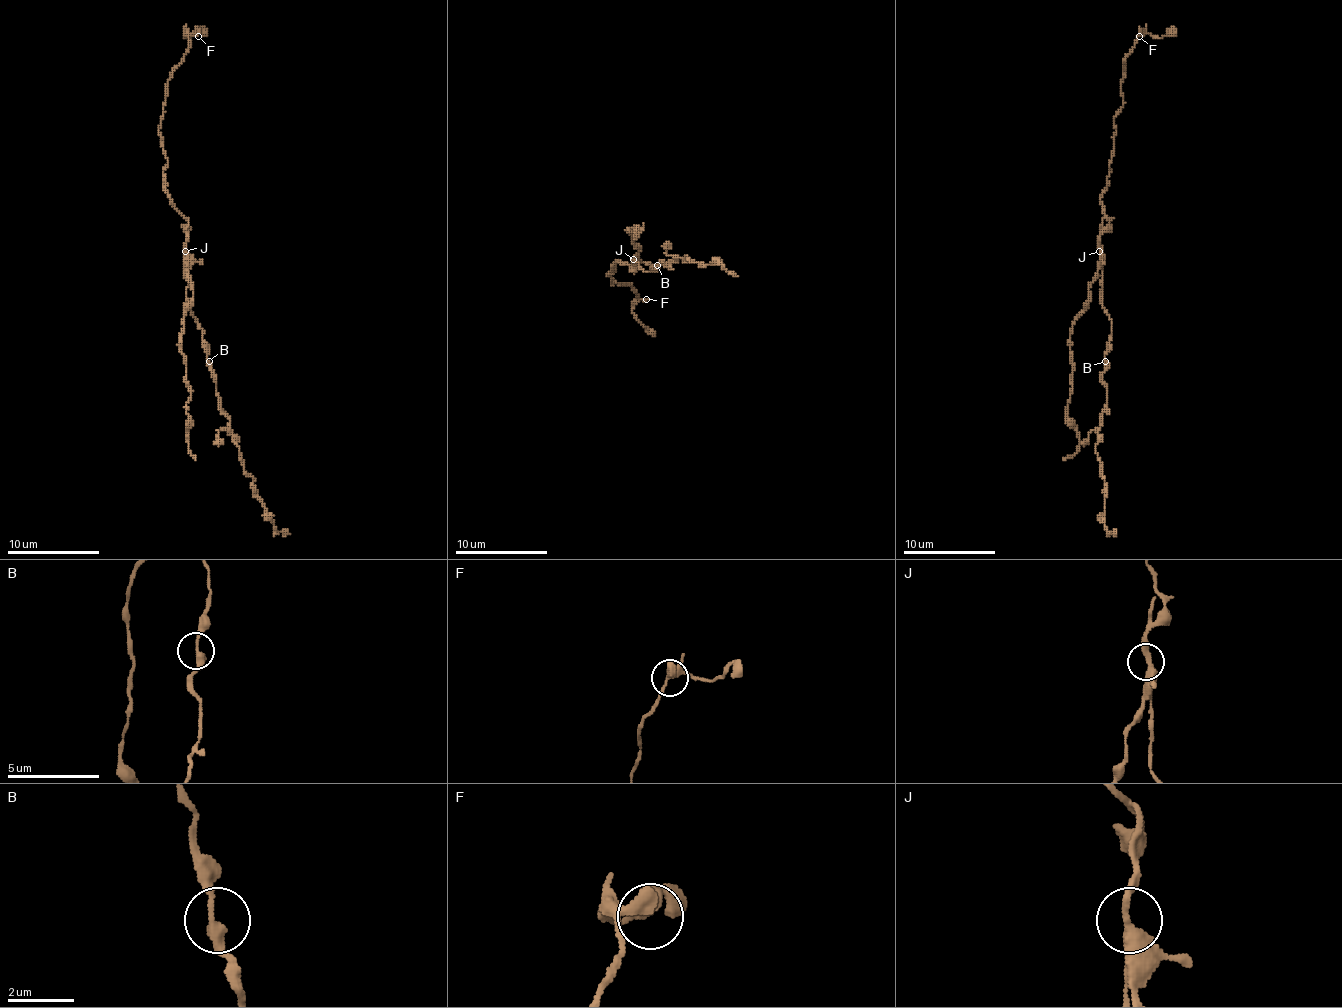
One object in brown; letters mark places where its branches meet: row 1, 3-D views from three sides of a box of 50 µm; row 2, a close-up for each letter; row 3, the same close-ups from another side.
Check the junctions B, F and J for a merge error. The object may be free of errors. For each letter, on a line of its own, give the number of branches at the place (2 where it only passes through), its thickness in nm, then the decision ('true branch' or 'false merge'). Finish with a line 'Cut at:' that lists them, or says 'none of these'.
B: 2 branches meet; 320 nm thick; true branch
F: 2 branches meet; 320 nm thick; true branch
J: 2 branches meet; 360 nm thick; false merge
Cut at: J

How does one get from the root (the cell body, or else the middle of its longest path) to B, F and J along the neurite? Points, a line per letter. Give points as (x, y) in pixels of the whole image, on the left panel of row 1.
B: (184, 269), (184, 278), (188, 282), (186, 301), (202, 331), (209, 361)
F: (184, 269), (188, 220), (165, 188), (168, 158), (158, 126), (168, 79), (188, 38), (198, 36)
J: (184, 269), (186, 250)

